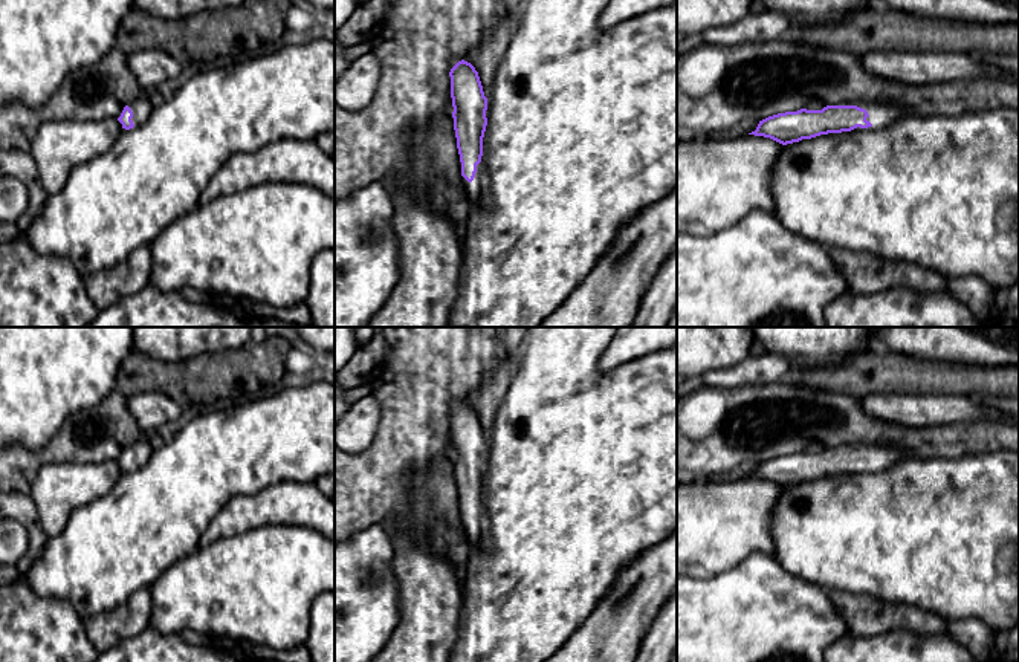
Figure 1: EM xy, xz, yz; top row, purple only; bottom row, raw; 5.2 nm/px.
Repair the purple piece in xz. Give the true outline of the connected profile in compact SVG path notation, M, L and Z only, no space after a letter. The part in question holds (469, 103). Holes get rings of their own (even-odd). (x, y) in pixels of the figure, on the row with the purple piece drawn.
M461 60L449 72L452 118L461 176L469 182L469 200L480 200L489 187L486 167L481 164L483 138L487 125L487 98L475 67Z

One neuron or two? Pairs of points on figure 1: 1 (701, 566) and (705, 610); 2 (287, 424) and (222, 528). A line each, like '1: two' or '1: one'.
1: two
2: two

